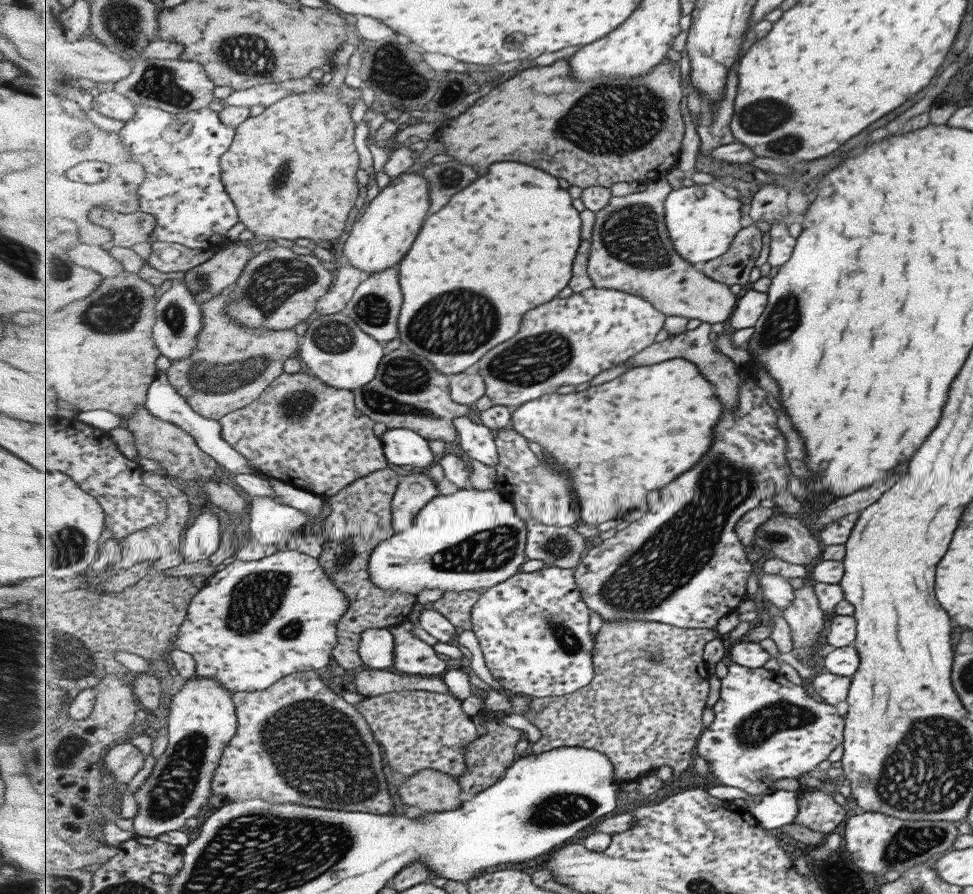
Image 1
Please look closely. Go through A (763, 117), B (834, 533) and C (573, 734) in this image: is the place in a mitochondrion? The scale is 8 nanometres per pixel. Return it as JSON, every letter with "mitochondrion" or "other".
{"A":"mitochondrion","B":"other","C":"other"}

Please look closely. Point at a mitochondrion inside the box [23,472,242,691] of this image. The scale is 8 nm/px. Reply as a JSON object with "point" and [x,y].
{"point":[70,547]}

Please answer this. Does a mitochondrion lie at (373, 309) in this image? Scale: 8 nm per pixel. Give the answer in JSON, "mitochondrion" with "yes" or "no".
{"mitochondrion":"yes"}

